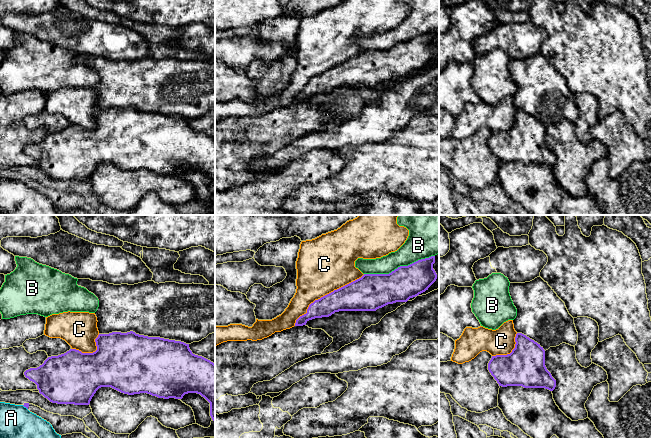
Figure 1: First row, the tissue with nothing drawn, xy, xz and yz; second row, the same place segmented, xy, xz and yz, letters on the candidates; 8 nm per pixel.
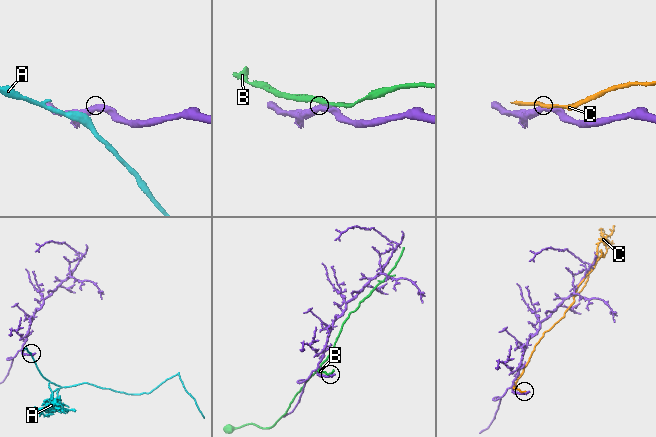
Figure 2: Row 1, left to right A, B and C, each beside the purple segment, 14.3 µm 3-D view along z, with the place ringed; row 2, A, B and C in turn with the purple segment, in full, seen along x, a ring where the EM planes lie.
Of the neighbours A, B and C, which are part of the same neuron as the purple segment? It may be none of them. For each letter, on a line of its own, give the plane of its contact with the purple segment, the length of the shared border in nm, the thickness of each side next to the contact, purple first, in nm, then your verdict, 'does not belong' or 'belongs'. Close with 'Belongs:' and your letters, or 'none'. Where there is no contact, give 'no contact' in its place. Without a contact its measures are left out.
A: meets purple in xy; contact 60 nm long; 40 nm thick on the purple side, 400 nm on the other; does not belong
B: meets purple in xz; contact 600 nm long; 260 nm thick on the purple side, 240 nm on the other; does not belong
C: meets purple in xz; contact 700 nm long; 240 nm thick on the purple side, 440 nm on the other; does not belong
Belongs: none

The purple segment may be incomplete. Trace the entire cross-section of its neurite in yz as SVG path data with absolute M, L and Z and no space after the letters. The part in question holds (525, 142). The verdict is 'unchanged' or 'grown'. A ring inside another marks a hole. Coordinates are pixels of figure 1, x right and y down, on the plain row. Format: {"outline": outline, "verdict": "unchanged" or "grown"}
{"outline": "M522 109L515 113L515 124L510 130L492 132L488 146L499 162L545 164L553 167L556 156L545 142L545 126Z", "verdict": "unchanged"}

